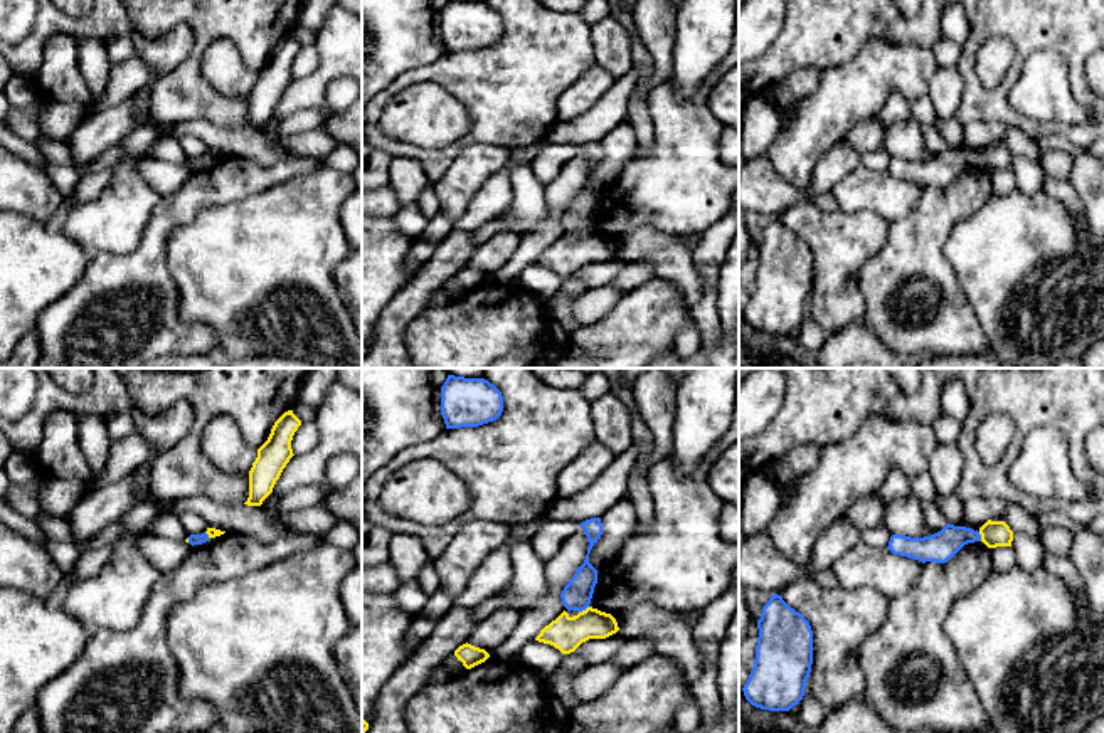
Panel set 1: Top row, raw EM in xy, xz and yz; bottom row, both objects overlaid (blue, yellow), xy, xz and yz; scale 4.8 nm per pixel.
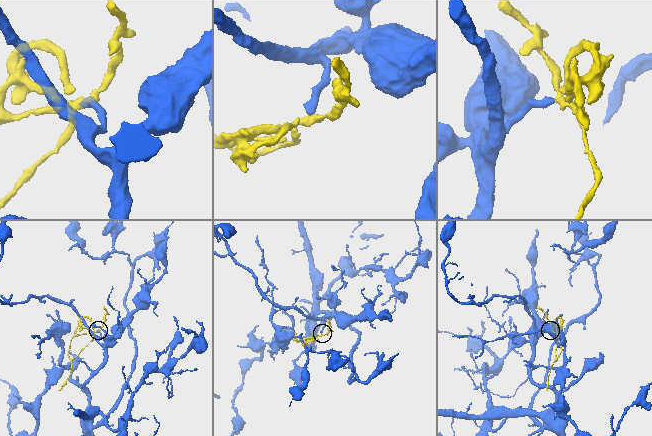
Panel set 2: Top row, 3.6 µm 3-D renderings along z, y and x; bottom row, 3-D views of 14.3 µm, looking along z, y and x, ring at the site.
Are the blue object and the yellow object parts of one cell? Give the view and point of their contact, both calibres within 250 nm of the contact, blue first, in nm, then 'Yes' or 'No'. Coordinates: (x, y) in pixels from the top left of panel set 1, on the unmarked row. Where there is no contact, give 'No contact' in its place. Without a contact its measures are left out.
Touches blue at xz (583, 232). Thickness 140 nm (blue) against 160 nm. No

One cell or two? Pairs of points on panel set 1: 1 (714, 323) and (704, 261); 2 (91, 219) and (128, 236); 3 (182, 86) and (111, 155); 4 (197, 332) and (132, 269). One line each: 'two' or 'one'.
1: one
2: one
3: two
4: one

